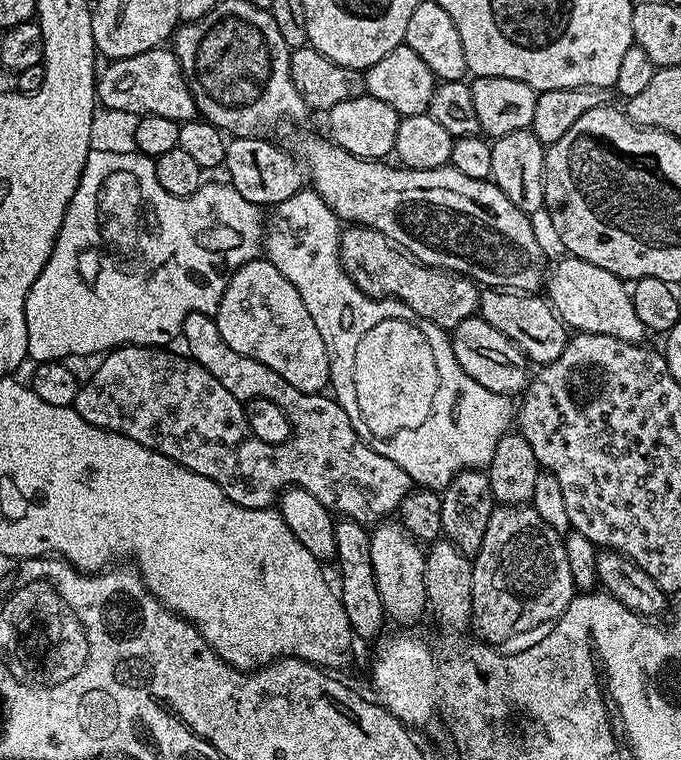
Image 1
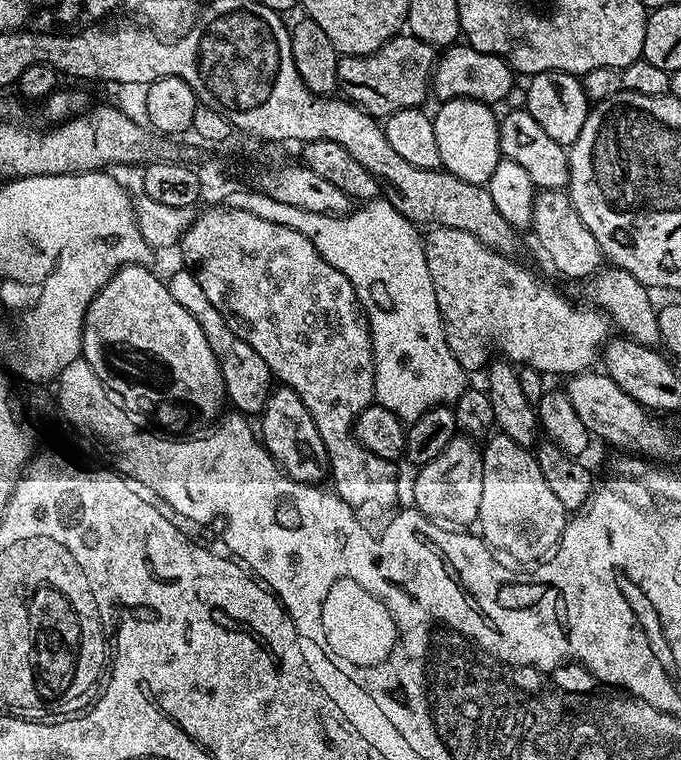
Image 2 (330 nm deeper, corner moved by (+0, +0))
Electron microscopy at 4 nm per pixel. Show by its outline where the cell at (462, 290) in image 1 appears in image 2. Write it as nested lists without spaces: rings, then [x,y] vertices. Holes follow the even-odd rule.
[[[433,227],[429,232],[432,233],[423,237],[424,252],[426,266],[430,266],[430,282],[434,282],[434,294],[438,298],[440,317],[444,319],[444,340],[465,373],[472,374],[485,367],[488,339],[505,352],[501,353],[509,361],[536,368],[543,374],[553,372],[556,376],[571,378],[595,365],[592,363],[600,352],[600,344],[608,340],[610,320],[603,311],[571,304],[554,285],[536,280],[535,274],[515,264],[511,255],[496,251],[474,238],[474,234],[466,234],[466,230]]]

